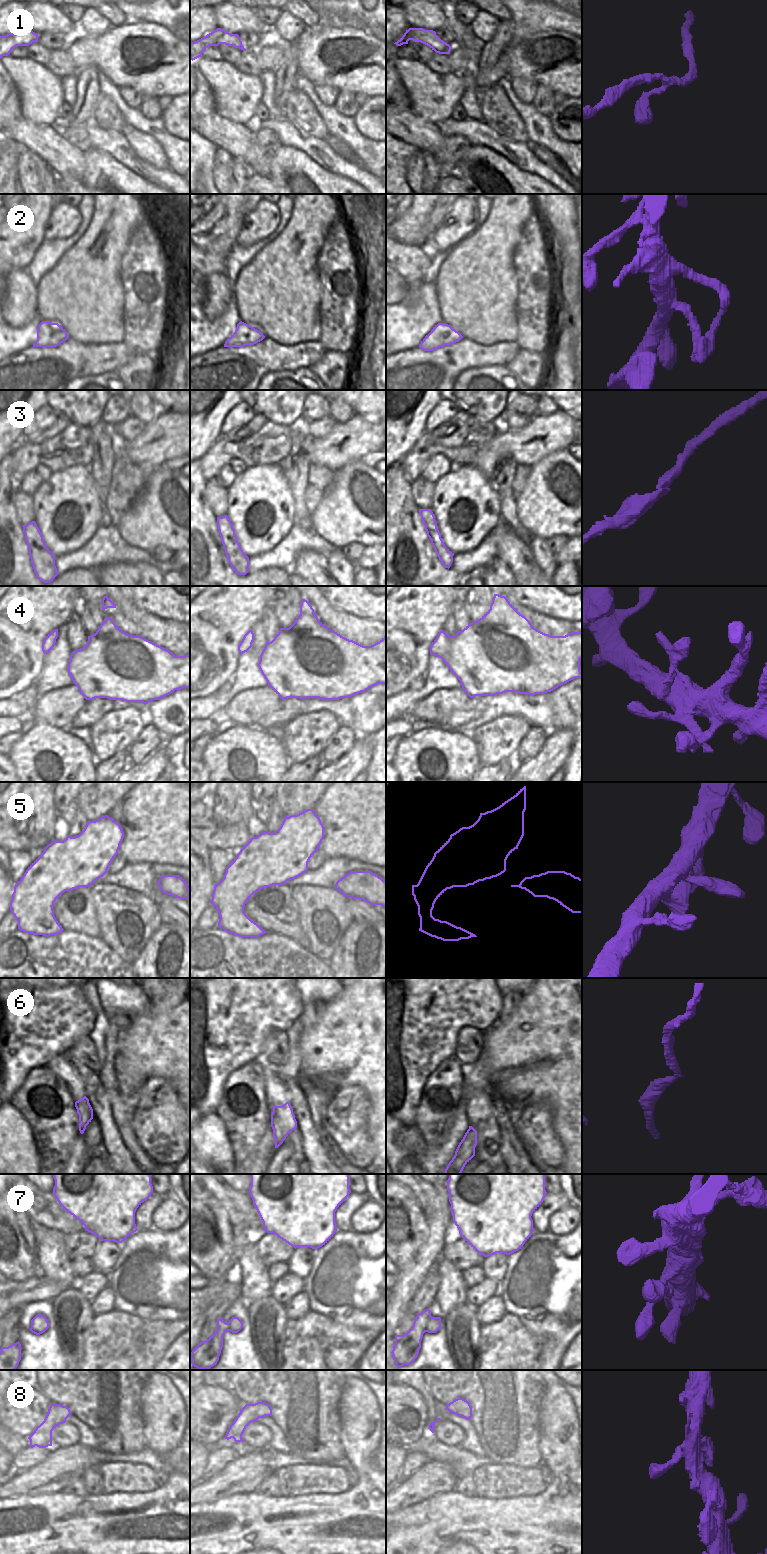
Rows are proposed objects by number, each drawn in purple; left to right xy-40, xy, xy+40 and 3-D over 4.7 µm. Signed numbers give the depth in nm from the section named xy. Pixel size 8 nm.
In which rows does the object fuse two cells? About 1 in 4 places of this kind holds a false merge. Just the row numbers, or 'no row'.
no row

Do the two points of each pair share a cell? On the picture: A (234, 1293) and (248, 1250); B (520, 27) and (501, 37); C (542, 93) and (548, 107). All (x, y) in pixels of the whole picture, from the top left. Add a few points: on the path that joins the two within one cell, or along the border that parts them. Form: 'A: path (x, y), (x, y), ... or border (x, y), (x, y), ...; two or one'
A: border (241, 1283), (241, 1297), (238, 1300); two
B: border (511, 20), (512, 41); two
C: path (544, 96), (545, 104); one

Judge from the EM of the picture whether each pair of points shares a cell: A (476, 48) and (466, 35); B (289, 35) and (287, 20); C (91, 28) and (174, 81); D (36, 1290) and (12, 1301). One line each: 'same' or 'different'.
A: same
B: same
C: different
D: same

